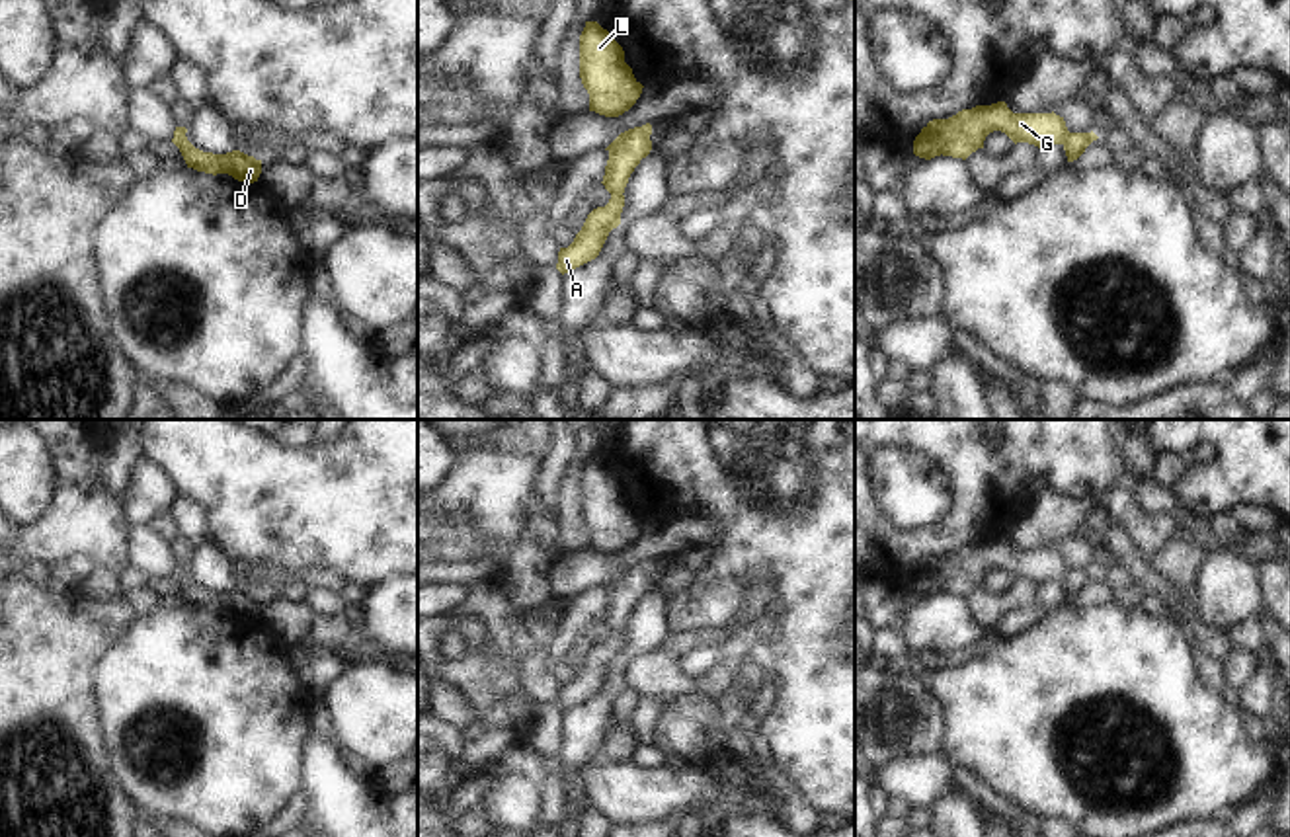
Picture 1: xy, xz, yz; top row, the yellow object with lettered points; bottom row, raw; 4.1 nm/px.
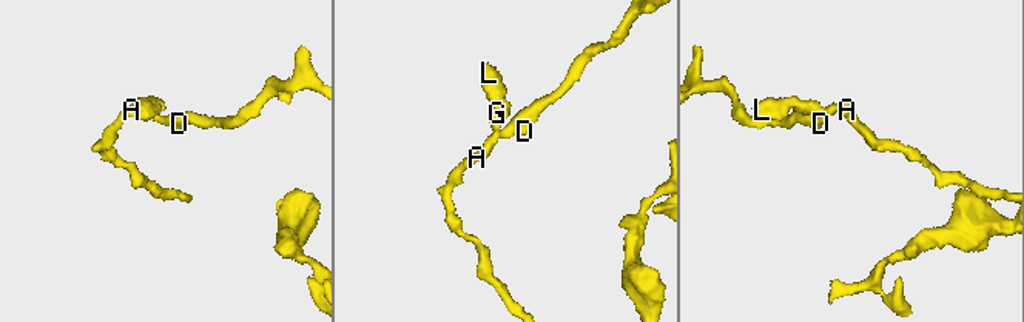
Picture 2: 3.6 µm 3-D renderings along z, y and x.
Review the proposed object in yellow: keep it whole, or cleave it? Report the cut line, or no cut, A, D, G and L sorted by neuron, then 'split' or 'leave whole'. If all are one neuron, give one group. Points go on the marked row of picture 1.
cut in yz along (1068, 131), (1060, 143); A D / G L; split

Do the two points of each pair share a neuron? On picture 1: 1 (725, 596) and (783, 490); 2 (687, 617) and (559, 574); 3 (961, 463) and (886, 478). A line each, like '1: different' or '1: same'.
1: same
2: different
3: different

